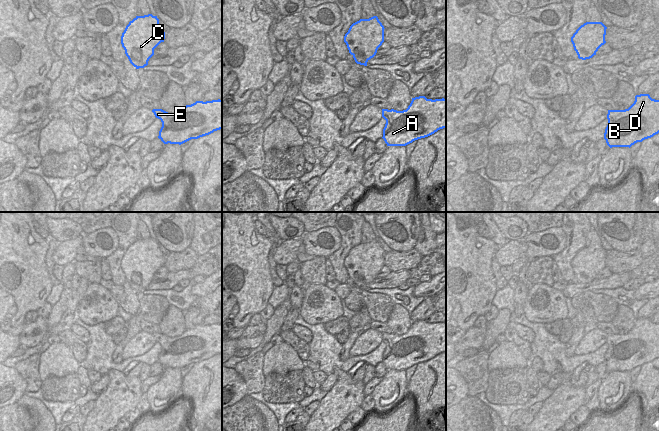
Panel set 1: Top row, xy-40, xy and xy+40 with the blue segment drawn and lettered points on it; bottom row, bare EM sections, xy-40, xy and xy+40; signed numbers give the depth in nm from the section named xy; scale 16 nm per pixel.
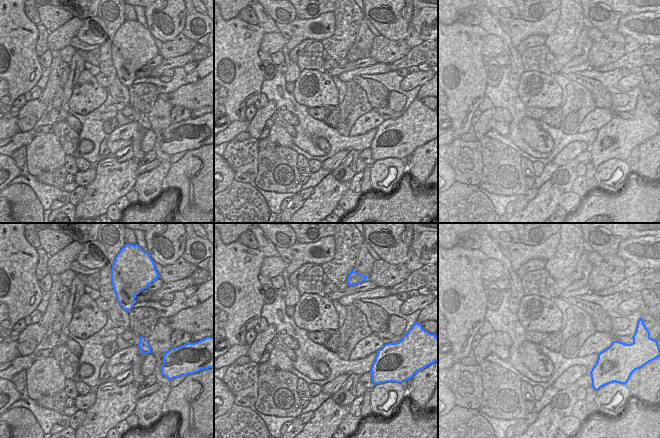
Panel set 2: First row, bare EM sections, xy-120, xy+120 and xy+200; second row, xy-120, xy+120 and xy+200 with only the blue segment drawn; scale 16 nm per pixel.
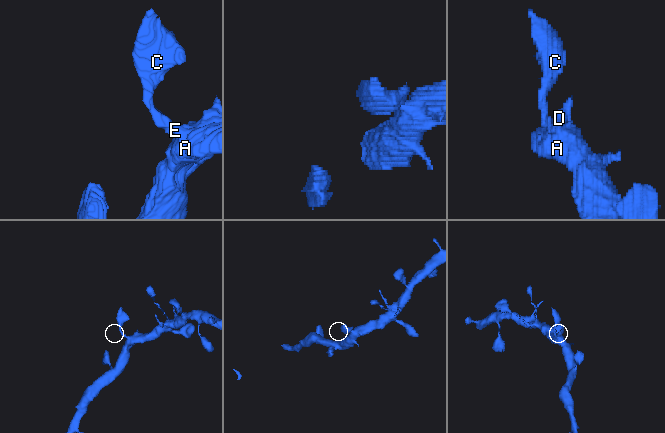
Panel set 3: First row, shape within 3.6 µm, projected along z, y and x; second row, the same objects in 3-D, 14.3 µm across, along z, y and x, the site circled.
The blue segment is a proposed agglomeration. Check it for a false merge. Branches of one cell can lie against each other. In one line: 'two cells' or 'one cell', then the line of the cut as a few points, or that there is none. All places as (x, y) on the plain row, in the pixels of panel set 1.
one cell; cut none

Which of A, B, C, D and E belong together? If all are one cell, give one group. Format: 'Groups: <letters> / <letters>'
Groups: A B C D E

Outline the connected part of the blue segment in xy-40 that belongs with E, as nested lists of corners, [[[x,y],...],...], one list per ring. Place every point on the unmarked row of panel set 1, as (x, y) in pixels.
[[[222,324],[196,325],[177,337],[153,333],[162,351],[158,362],[164,368],[183,368],[222,353]]]

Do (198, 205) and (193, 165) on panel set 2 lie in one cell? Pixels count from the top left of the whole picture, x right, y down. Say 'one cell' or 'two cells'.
one cell

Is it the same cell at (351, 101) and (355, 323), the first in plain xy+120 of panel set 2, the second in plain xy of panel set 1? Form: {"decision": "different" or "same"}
{"decision": "same"}

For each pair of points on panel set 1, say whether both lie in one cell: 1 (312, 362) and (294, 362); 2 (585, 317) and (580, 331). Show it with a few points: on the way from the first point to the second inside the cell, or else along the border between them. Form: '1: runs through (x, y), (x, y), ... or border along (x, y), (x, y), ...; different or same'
1: border along (302, 361), (304, 366); different
2: runs through (585, 320), (580, 328); same

